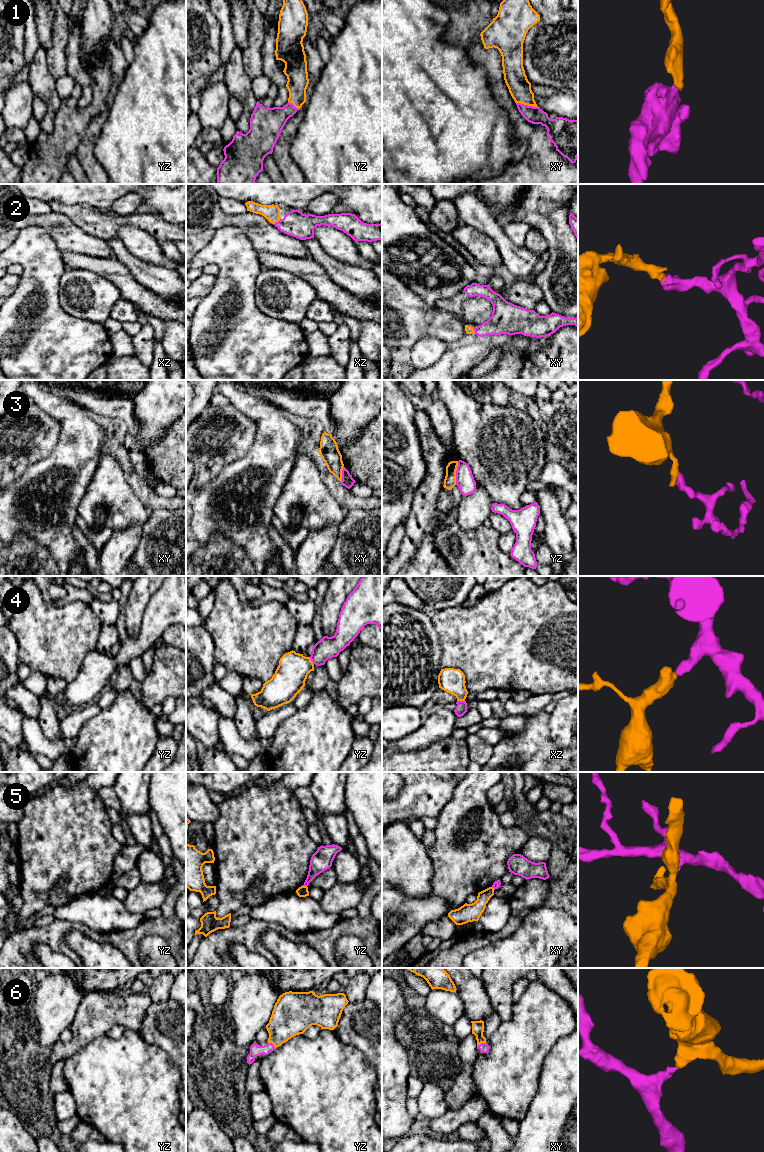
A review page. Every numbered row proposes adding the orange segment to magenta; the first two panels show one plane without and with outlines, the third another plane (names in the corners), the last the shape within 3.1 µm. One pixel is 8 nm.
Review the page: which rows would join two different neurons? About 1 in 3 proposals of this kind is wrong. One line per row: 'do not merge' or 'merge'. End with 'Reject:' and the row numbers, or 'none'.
1: merge
2: merge
3: do not merge
4: merge
5: do not merge
6: merge
Reject: 3, 5

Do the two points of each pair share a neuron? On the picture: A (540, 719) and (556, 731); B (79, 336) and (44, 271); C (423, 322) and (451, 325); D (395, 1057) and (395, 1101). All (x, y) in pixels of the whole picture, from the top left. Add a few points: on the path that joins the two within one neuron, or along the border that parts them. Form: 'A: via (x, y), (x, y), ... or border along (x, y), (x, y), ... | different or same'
A: border along (550, 714), (549, 737) | different
B: via (64, 320), (50, 306), (49, 291), (46, 287) | same
C: via (430, 322), (438, 322), (444, 325) | same
D: via (395, 1068), (395, 1090) | same

